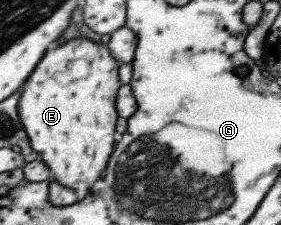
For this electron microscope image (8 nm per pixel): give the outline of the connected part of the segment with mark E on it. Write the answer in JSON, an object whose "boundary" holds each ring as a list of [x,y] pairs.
{"boundary":[[[73,38],[61,46],[47,50],[20,86],[17,112],[29,145],[48,166],[51,179],[72,188],[76,192],[77,201],[96,189],[94,184],[101,178],[116,142],[113,136],[117,134],[113,132],[113,126],[118,116],[113,102],[120,87],[118,67],[117,62],[109,56],[106,45],[91,42],[87,38]]]}

